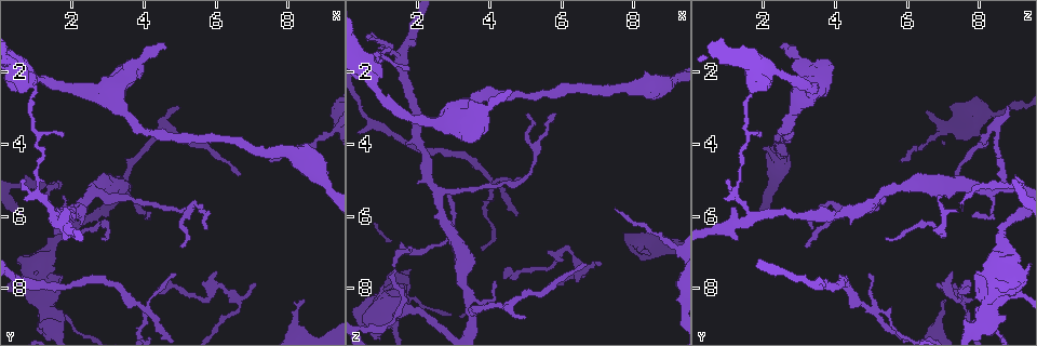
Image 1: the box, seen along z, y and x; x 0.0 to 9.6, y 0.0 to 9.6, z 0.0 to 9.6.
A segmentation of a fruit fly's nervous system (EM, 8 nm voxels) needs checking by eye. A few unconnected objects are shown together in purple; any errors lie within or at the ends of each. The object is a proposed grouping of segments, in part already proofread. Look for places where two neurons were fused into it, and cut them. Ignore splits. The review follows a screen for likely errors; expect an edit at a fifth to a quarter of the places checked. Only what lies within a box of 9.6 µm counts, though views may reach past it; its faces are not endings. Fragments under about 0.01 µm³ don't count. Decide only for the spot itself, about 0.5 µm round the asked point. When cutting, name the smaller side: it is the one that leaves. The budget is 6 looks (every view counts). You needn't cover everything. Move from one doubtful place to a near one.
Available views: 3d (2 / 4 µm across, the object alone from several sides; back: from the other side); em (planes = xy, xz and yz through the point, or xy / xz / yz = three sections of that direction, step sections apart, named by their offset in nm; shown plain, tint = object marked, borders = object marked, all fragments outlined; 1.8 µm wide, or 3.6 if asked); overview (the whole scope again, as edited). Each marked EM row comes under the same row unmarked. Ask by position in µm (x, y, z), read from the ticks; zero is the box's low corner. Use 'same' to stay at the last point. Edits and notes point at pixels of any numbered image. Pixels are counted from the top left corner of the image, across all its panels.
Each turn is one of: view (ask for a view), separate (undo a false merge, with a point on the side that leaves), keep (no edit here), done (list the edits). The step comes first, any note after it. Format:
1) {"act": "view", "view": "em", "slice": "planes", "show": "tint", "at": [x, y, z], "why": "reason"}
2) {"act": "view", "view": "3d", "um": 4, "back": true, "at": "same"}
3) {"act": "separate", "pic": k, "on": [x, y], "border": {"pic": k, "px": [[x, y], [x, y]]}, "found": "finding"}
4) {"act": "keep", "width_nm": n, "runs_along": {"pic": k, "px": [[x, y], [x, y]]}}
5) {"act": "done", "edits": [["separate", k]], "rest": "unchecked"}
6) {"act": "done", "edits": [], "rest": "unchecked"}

{"act": "view", "view": "em", "slice": "yz", "step": 8, "show": "tint", "at": [1.35, 5.20, 8.80], "why": "thin neck"}

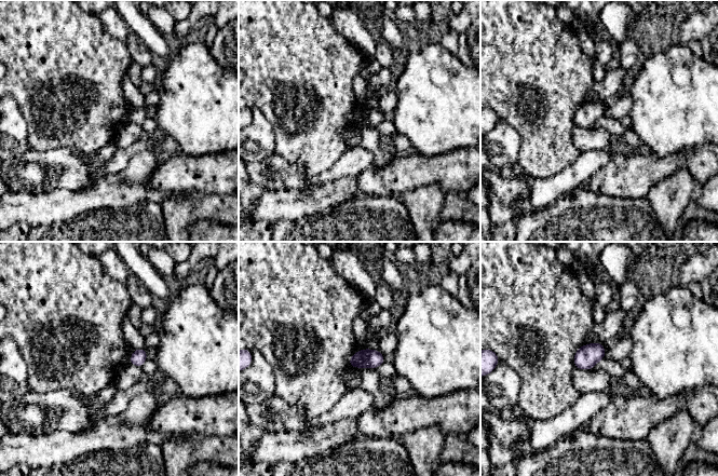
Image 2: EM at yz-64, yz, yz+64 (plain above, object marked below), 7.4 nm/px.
{"act": "view", "view": "em", "slice": "planes", "show": "borders", "at": "same", "why": "another direction"}

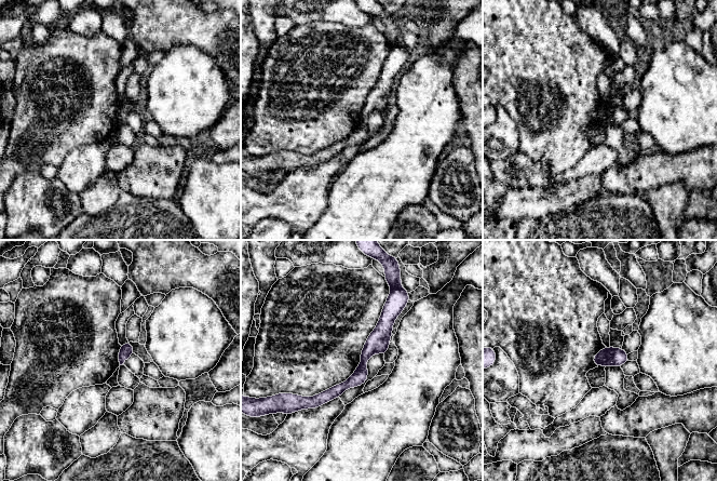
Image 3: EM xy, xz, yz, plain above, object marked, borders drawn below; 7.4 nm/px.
{"act": "keep", "runs_along": {"pic": 3, "px": [[395, 306], [362, 371], [314, 404]]}, "found": "one neuron here"}

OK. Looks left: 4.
{"act": "view", "view": "3d", "um": 4, "at": [4.45, 3.55, 8.40], "why": "branch point"}

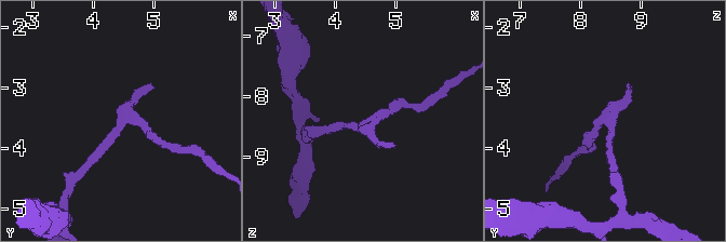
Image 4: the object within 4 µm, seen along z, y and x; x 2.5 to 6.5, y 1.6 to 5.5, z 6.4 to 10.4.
{"act": "view", "view": "em", "um": 3.6, "slice": "yz", "step": 4, "show": "borders", "at": [4.45, 3.55, 8.50], "why": "now the EM"}

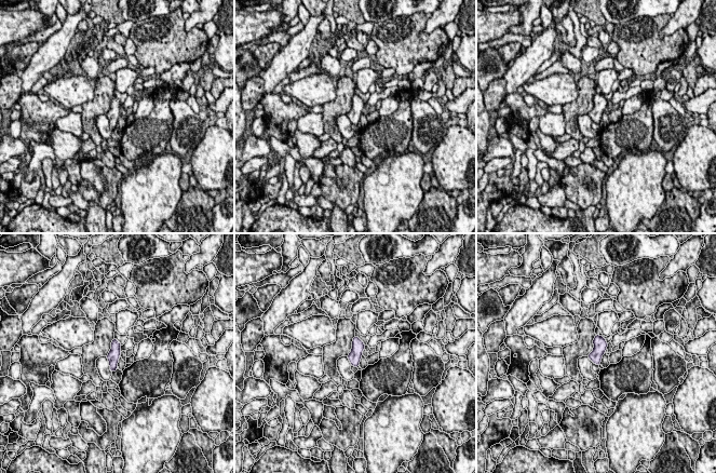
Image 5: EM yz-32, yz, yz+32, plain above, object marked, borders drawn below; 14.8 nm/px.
{"act": "view", "view": "em", "um": 3.6, "slice": "xy", "step": 16, "show": "borders", "at": "same", "why": "cut it another way"}

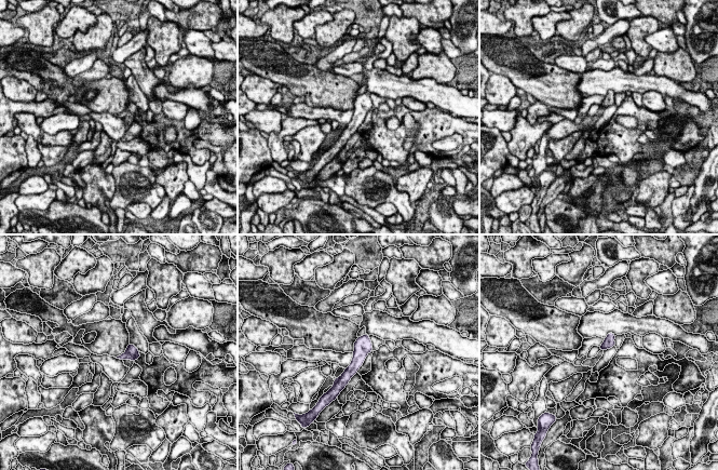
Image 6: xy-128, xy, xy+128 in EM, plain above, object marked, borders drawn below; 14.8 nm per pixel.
{"act": "keep", "runs_along": {"pic": 6, "px": [[366, 337], [356, 363], [342, 381]]}, "found": "all the same neuron"}

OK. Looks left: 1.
{"act": "view", "view": "em", "slice": "planes", "show": "tint", "at": [6.60, 8.45, 7.55], "why": "abrupt turn"}

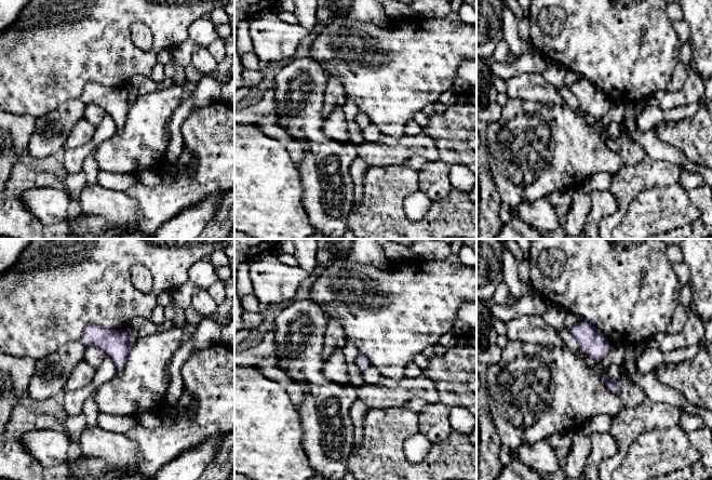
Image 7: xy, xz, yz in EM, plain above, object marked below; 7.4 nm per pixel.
{"act": "keep", "found": "one neuron here"}

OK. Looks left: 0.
{"act": "done", "edits": [], "rest": "unchecked"}

